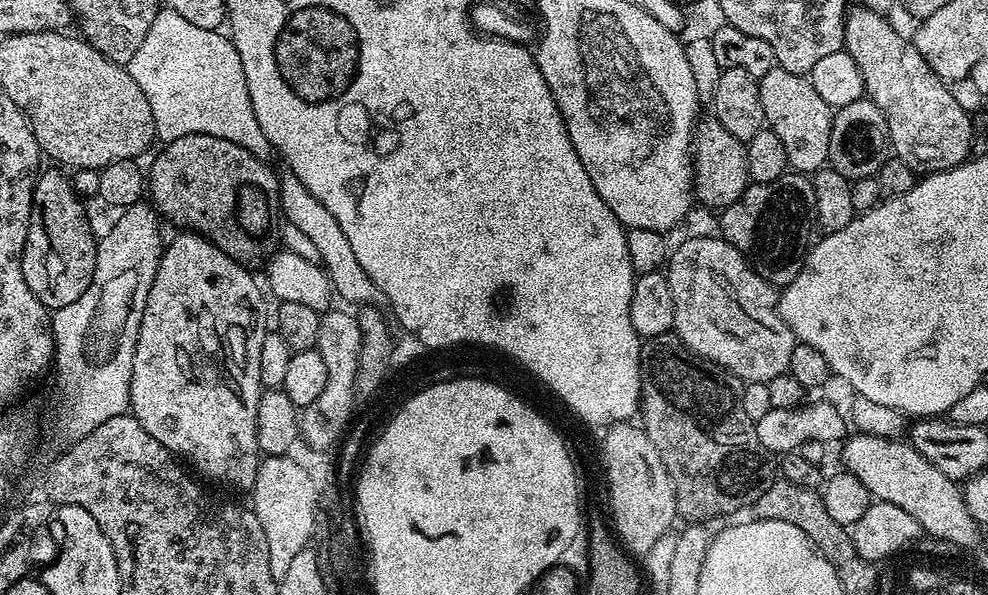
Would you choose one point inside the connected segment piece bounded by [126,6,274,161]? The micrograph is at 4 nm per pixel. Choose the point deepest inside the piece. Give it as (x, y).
(193, 78)

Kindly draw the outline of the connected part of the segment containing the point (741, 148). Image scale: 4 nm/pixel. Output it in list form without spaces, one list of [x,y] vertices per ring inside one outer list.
[[[715,118],[701,119],[692,138],[694,196],[708,208],[729,208],[748,189],[748,150],[745,141],[734,138]]]

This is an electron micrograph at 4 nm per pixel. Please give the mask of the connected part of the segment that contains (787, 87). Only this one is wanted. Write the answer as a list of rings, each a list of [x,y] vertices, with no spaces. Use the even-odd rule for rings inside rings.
[[[777,66],[759,77],[759,81],[764,123],[774,134],[778,134],[778,138],[782,138],[789,169],[796,174],[819,172],[828,164],[834,110],[822,102],[822,97],[818,95],[818,90],[814,90],[808,76],[790,74],[790,70]]]

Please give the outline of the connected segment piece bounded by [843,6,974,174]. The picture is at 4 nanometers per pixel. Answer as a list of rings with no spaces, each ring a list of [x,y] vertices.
[[[852,6],[844,18],[844,47],[843,51],[854,58],[858,70],[864,79],[864,91],[867,99],[882,110],[888,127],[888,139],[895,159],[906,162],[918,174],[942,172],[956,168],[972,156],[972,120],[969,109],[958,106],[958,98],[946,90],[942,78],[934,74],[930,62],[918,54],[915,43],[908,40],[891,24],[889,17],[874,10],[861,6]]]

